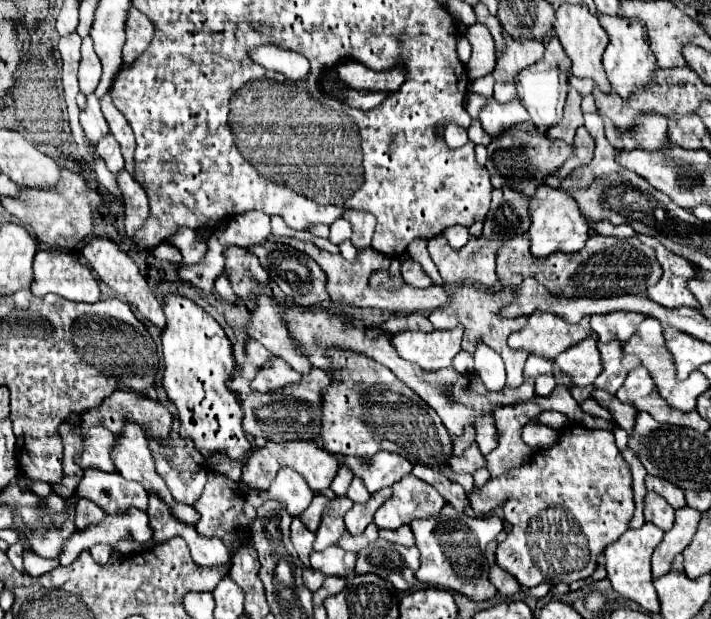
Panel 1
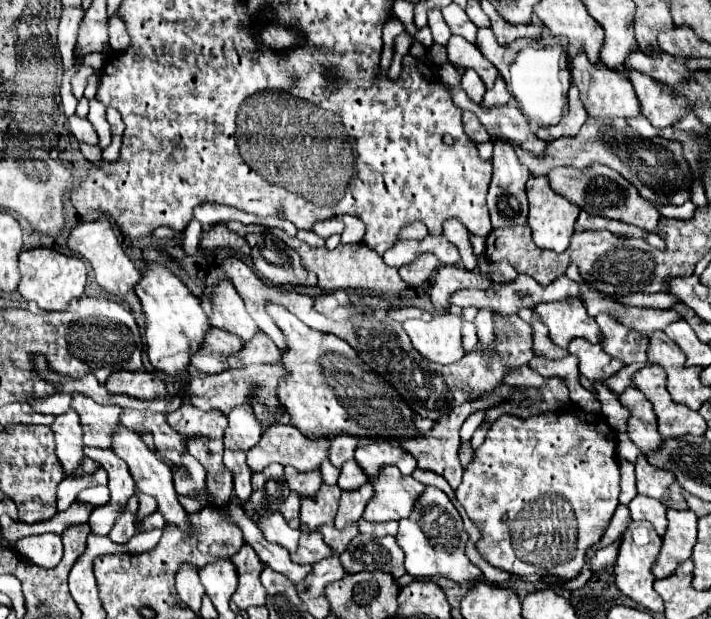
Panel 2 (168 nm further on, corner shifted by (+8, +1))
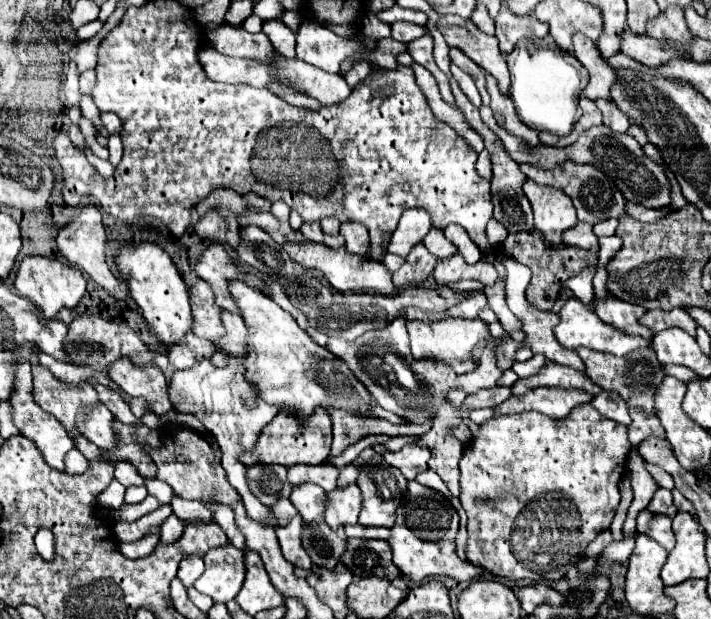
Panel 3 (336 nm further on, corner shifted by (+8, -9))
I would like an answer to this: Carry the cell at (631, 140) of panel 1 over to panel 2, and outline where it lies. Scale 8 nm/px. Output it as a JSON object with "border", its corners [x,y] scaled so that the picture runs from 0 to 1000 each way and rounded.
{"border":[[[820,78],[814,81],[814,87],[809,87],[803,107],[806,107],[809,139],[817,149],[817,162],[826,171],[828,187],[857,187],[857,191],[899,187],[899,162],[893,158],[893,145],[876,113],[862,113],[848,100],[828,100]]]}

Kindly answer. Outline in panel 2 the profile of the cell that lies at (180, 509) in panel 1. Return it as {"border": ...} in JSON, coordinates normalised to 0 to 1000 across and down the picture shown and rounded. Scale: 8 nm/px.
{"border":[[[252,801],[252,811],[255,817],[260,821],[260,827],[274,827],[274,824],[283,824],[288,817],[286,808],[277,808],[277,805],[269,805],[269,801]]]}

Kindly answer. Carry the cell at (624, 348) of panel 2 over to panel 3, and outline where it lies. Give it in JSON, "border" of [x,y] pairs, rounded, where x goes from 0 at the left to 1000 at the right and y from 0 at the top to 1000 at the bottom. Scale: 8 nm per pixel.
{"border":[[[857,478],[854,485],[840,485],[840,511],[851,520],[851,523],[859,523],[862,530],[871,530],[873,536],[882,536],[882,540],[893,540],[893,543],[902,543],[902,546],[910,546],[913,549],[913,562],[916,562],[916,549],[918,549],[918,540],[916,533],[910,533],[907,527],[902,527],[896,517],[899,511],[904,511],[904,498],[902,494],[890,494],[885,488],[873,488],[862,478]]]}

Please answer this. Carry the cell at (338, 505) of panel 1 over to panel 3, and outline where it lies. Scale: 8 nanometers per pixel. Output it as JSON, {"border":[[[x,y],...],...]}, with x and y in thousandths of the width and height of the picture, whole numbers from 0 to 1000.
{"border":[[[426,782],[412,788],[409,811],[429,843],[443,843],[454,840],[454,827],[460,821],[460,798],[443,782]]]}

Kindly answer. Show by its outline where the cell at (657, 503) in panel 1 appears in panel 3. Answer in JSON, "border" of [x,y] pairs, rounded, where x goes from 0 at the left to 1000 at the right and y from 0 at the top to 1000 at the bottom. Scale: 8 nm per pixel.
{"border":[[[913,824],[899,827],[896,859],[910,863],[913,869],[924,872],[935,889],[944,889],[949,882],[949,866],[944,856],[944,837],[938,837],[938,834],[921,834]]]}

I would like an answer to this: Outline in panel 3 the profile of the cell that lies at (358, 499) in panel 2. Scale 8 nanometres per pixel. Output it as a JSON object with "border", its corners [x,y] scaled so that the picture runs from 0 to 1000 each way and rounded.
{"border":[[[499,782],[488,785],[485,792],[468,792],[460,801],[463,801],[463,817],[457,827],[457,843],[468,856],[502,843],[511,814],[508,814],[508,792]]]}

